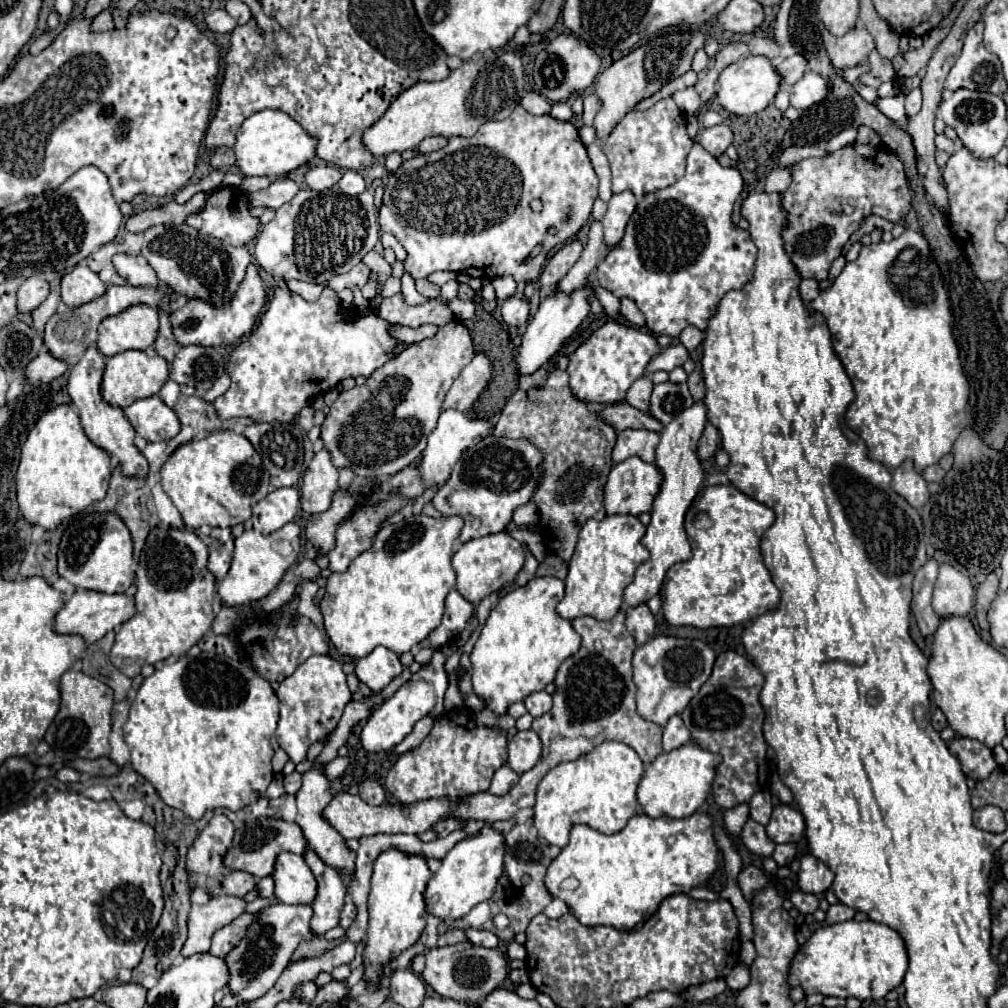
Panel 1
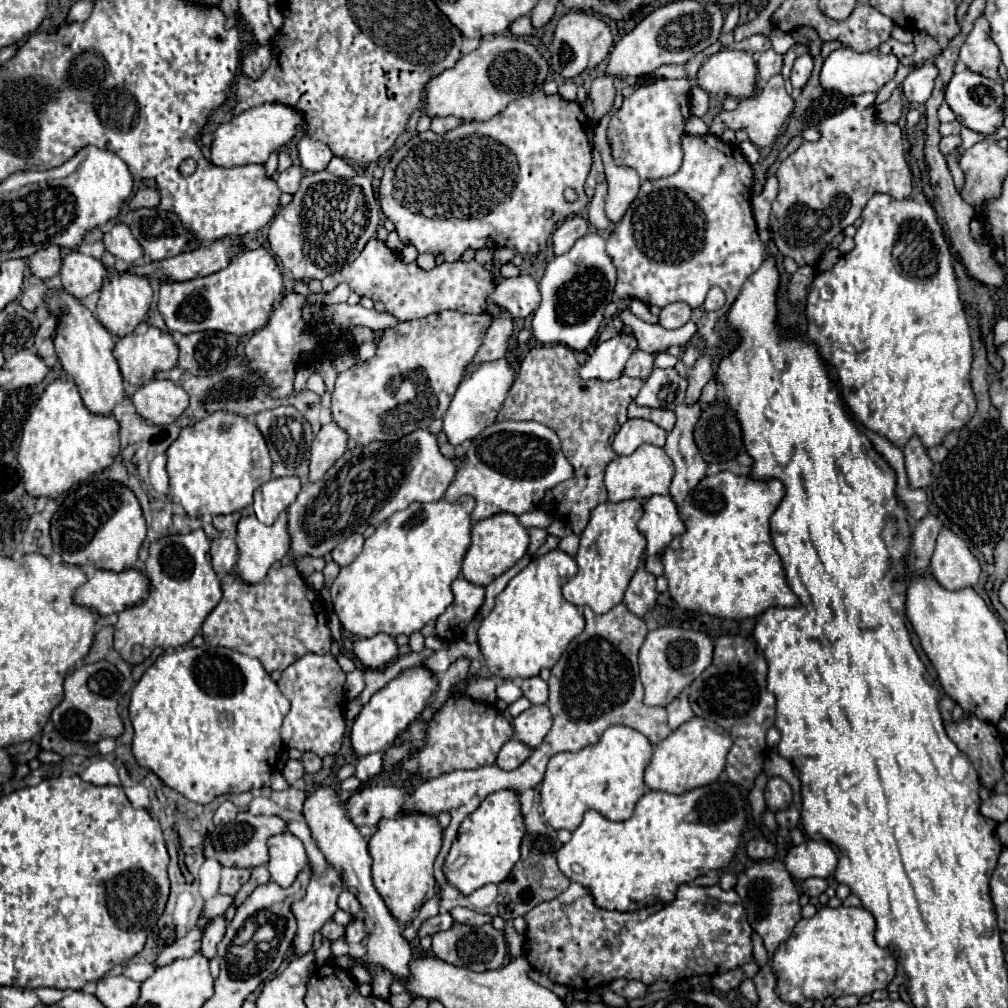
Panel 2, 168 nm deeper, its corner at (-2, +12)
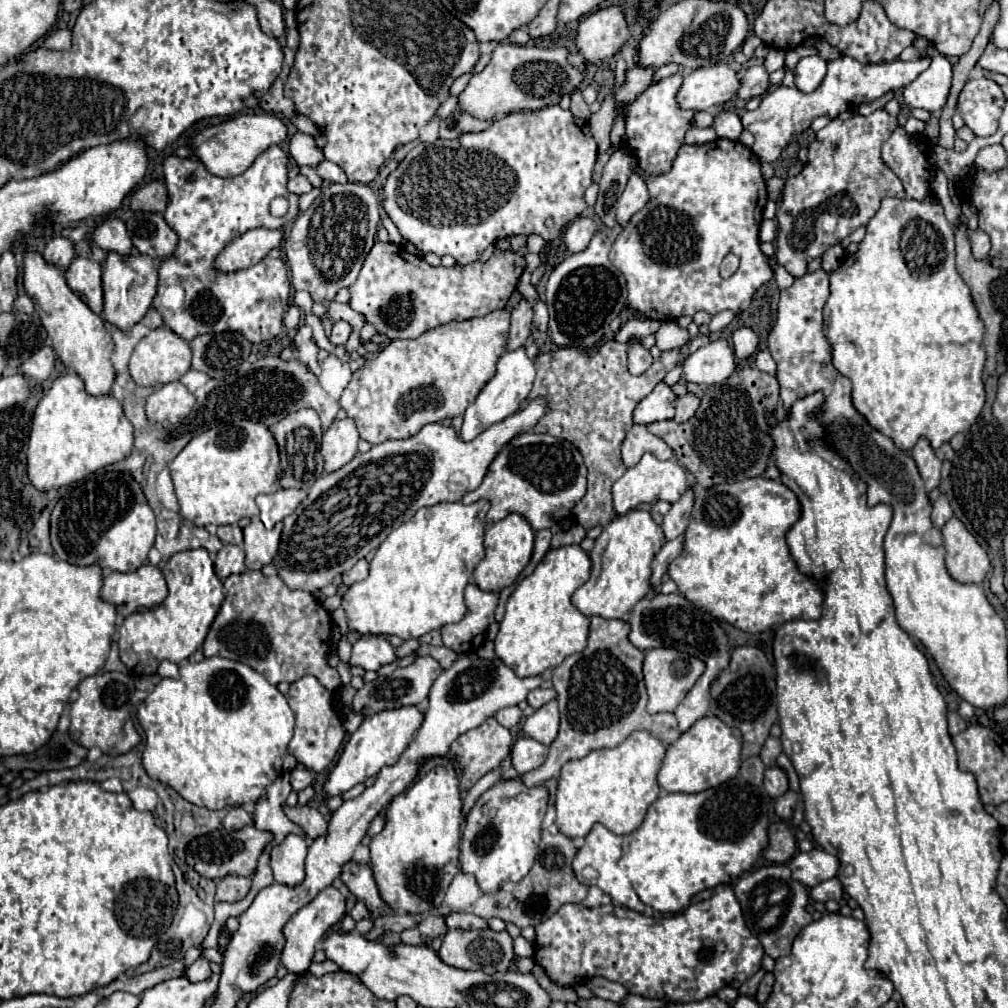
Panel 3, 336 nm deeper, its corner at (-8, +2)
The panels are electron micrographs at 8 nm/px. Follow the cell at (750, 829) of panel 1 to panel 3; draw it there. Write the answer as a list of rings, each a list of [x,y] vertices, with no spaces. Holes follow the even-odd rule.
[[[769,738],[769,740],[765,742],[759,758],[763,760],[765,766],[773,766],[779,754],[781,754],[781,742],[779,742],[779,738]]]

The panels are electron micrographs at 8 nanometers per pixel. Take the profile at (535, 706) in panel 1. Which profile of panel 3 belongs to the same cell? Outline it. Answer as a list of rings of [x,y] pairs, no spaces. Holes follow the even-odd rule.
[[[535,688],[529,692],[527,702],[529,702],[529,706],[533,706],[537,710],[543,704],[547,704],[549,700],[555,700],[555,696],[557,696],[557,692],[553,688]]]

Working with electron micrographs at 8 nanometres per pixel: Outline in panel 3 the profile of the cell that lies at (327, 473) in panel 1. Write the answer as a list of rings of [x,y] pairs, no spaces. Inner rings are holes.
[[[351,418],[333,422],[329,430],[323,432],[323,442],[321,442],[325,472],[327,474],[335,472],[343,468],[347,462],[351,462],[353,456],[357,454],[357,442],[359,442],[359,434]]]

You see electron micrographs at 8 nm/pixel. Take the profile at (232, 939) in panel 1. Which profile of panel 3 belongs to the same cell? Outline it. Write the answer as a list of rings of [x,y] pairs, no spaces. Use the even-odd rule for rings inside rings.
[[[199,956],[189,968],[187,968],[187,978],[191,980],[191,982],[201,982],[201,980],[207,980],[209,976],[211,976],[211,968],[209,968],[209,960],[207,958],[203,958],[203,956]]]

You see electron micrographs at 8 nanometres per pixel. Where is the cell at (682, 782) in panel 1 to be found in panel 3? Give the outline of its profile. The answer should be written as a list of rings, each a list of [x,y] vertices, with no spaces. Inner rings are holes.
[[[705,716],[697,720],[685,734],[681,734],[677,742],[667,746],[657,782],[667,792],[695,794],[731,780],[739,772],[739,764],[741,764],[739,732],[735,728],[729,728],[715,716]]]

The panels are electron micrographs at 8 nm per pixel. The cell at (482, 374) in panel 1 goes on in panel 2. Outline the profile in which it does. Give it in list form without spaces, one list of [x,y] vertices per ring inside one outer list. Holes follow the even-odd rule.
[[[503,310],[499,316],[493,318],[493,324],[489,326],[485,340],[483,340],[475,360],[473,360],[473,366],[467,370],[467,374],[481,362],[505,358],[511,336],[513,336],[513,316],[507,310]]]

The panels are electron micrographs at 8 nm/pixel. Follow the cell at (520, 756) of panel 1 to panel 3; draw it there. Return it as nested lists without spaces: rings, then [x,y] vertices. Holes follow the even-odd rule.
[[[555,700],[535,710],[535,714],[523,722],[523,734],[535,738],[537,742],[543,742],[545,746],[549,746],[555,740],[557,732],[559,732],[559,710]]]

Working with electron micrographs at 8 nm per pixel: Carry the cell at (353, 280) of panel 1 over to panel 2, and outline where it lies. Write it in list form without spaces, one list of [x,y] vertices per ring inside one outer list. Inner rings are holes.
[[[371,238],[359,258],[343,268],[341,272],[327,276],[323,280],[323,290],[331,292],[339,282],[347,282],[351,292],[367,296],[373,302],[383,302],[385,310],[395,316],[399,322],[425,318],[443,310],[459,310],[469,314],[481,314],[487,306],[487,296],[495,290],[495,282],[485,266],[477,260],[471,262],[443,262],[433,270],[421,270],[417,262],[403,262],[399,252],[393,252],[387,244],[377,238]]]

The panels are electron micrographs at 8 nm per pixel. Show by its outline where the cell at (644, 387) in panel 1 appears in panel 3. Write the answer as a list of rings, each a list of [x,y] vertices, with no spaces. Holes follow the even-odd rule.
[[[641,344],[629,346],[629,372],[633,376],[643,374],[651,366],[651,362],[653,362],[653,358],[651,358],[649,350],[645,350]]]

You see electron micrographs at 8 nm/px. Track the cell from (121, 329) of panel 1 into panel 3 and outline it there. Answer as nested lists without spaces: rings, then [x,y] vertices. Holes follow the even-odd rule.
[[[115,252],[107,254],[103,266],[103,296],[105,296],[103,318],[123,332],[131,330],[137,322],[141,322],[157,294],[157,282],[159,282],[157,272],[159,272],[159,264],[149,256],[137,252],[131,256],[119,256]]]

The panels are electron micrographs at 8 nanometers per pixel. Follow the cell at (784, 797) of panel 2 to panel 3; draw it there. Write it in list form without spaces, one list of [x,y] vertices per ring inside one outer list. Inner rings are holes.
[[[777,766],[767,768],[765,770],[765,792],[775,800],[775,798],[783,796],[787,790],[789,790],[787,774],[781,768],[777,768]]]

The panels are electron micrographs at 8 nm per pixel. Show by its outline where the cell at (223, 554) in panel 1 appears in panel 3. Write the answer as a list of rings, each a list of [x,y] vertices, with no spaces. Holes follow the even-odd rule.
[[[227,544],[217,552],[215,558],[215,574],[225,580],[231,574],[243,574],[245,568],[245,552],[239,546]]]

